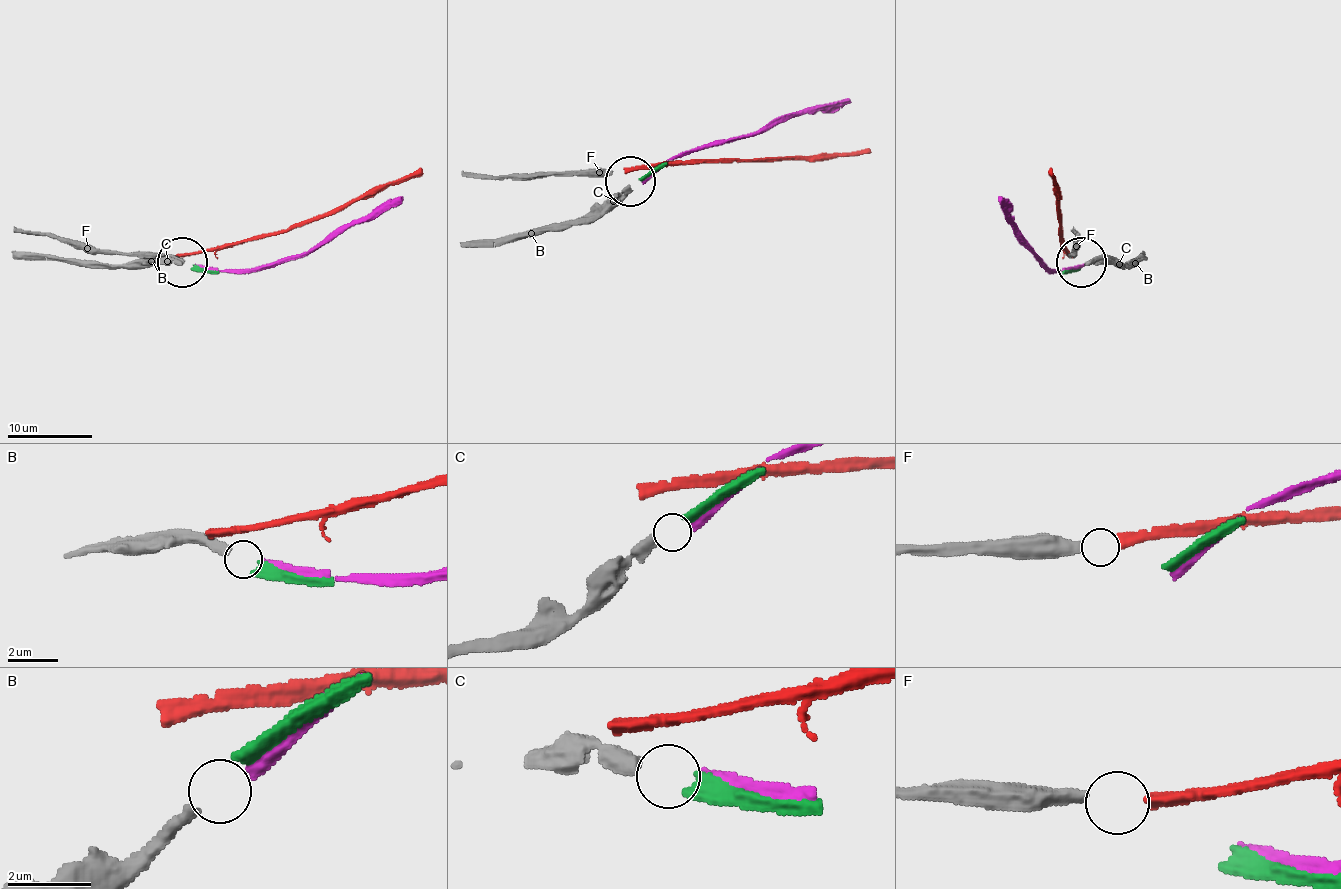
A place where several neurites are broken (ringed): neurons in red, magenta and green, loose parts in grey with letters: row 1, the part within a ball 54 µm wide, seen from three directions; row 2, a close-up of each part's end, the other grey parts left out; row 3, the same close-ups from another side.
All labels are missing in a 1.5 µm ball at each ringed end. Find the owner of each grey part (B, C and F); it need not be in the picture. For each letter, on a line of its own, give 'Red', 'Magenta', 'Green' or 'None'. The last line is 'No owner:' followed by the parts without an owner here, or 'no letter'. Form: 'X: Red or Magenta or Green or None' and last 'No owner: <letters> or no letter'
B: Magenta
C: Green
F: Red
No owner: no letter

